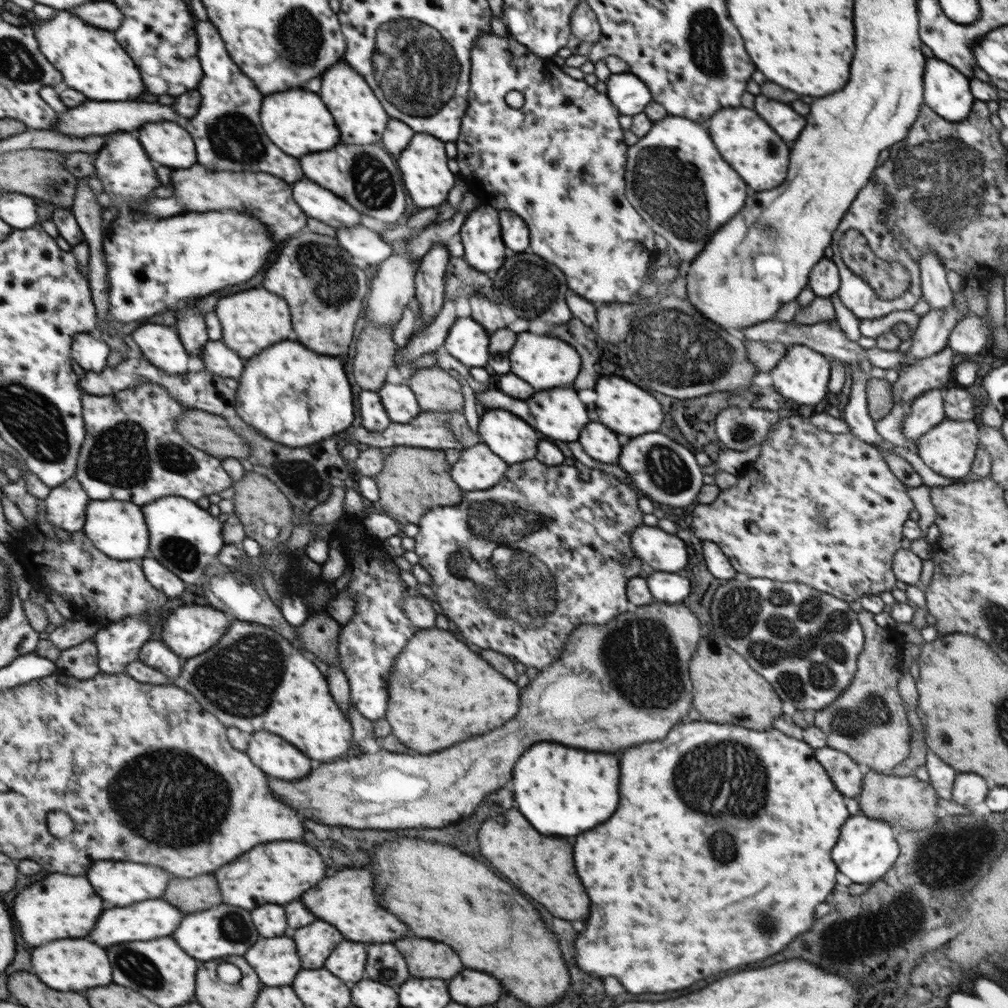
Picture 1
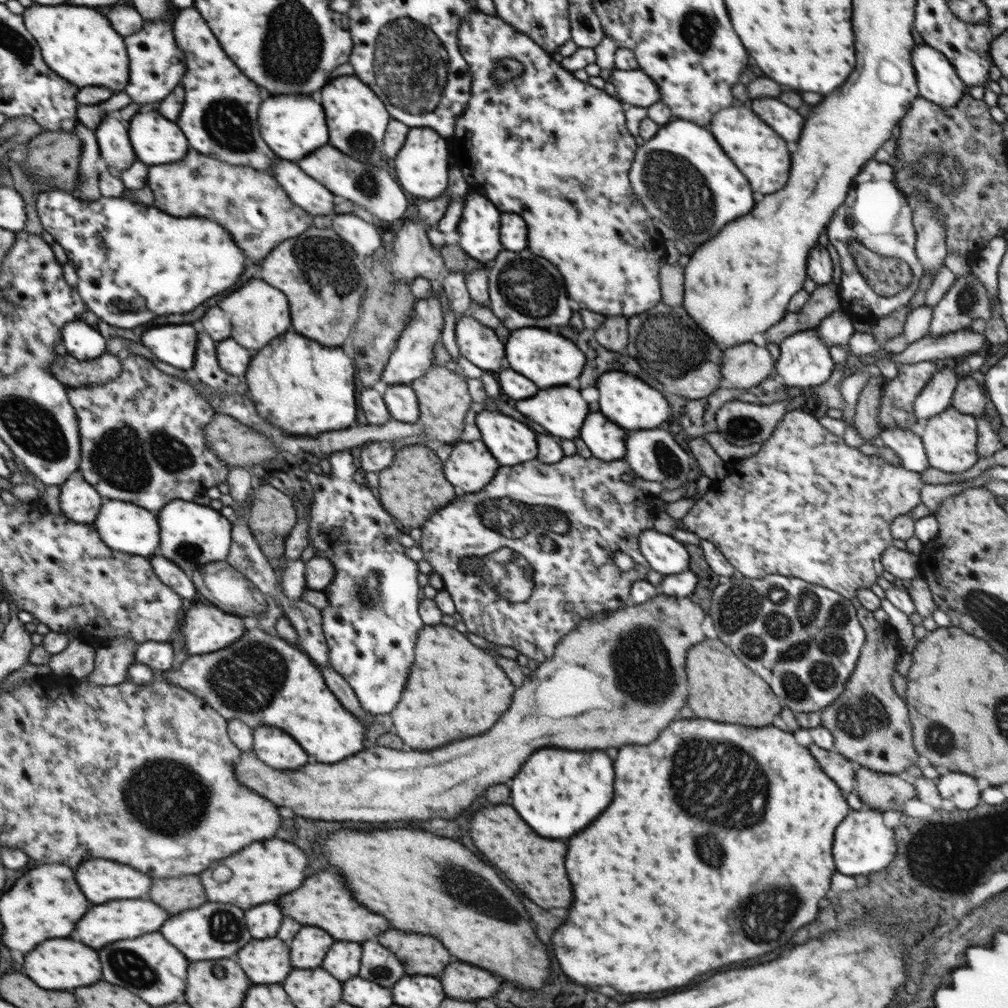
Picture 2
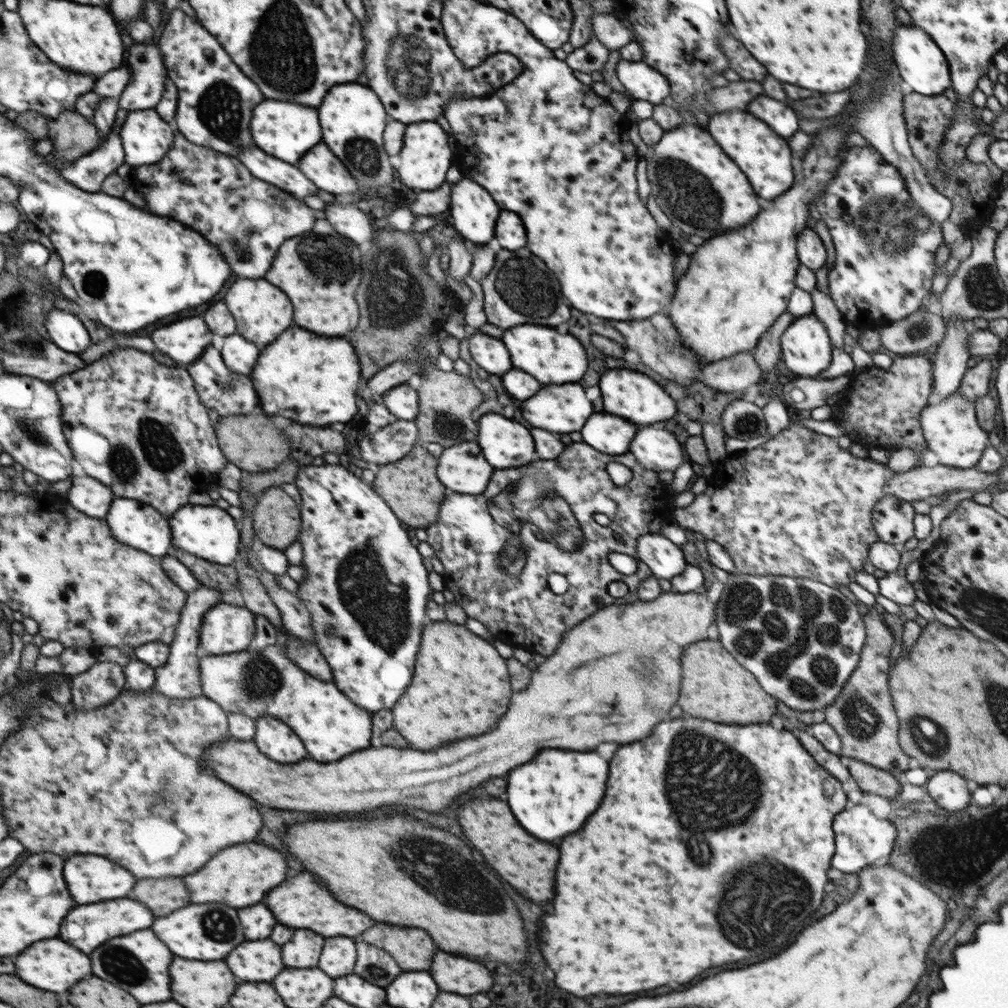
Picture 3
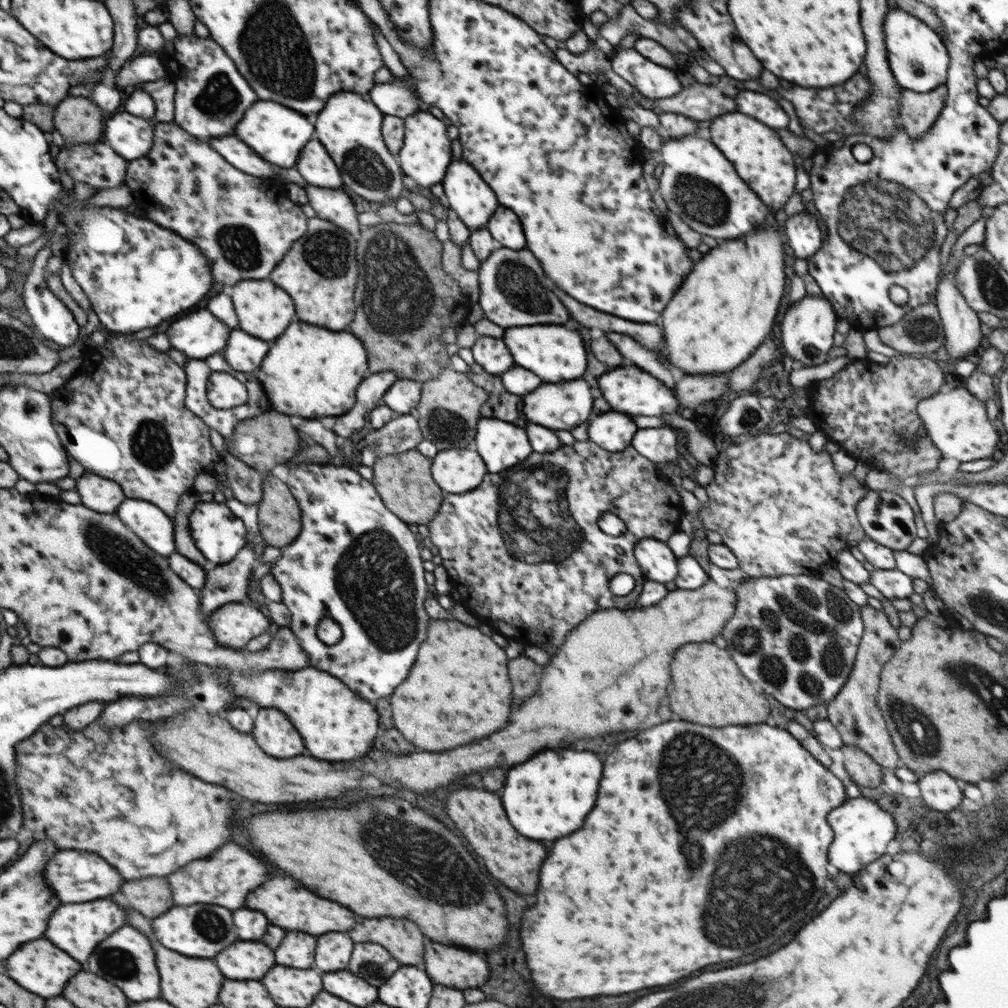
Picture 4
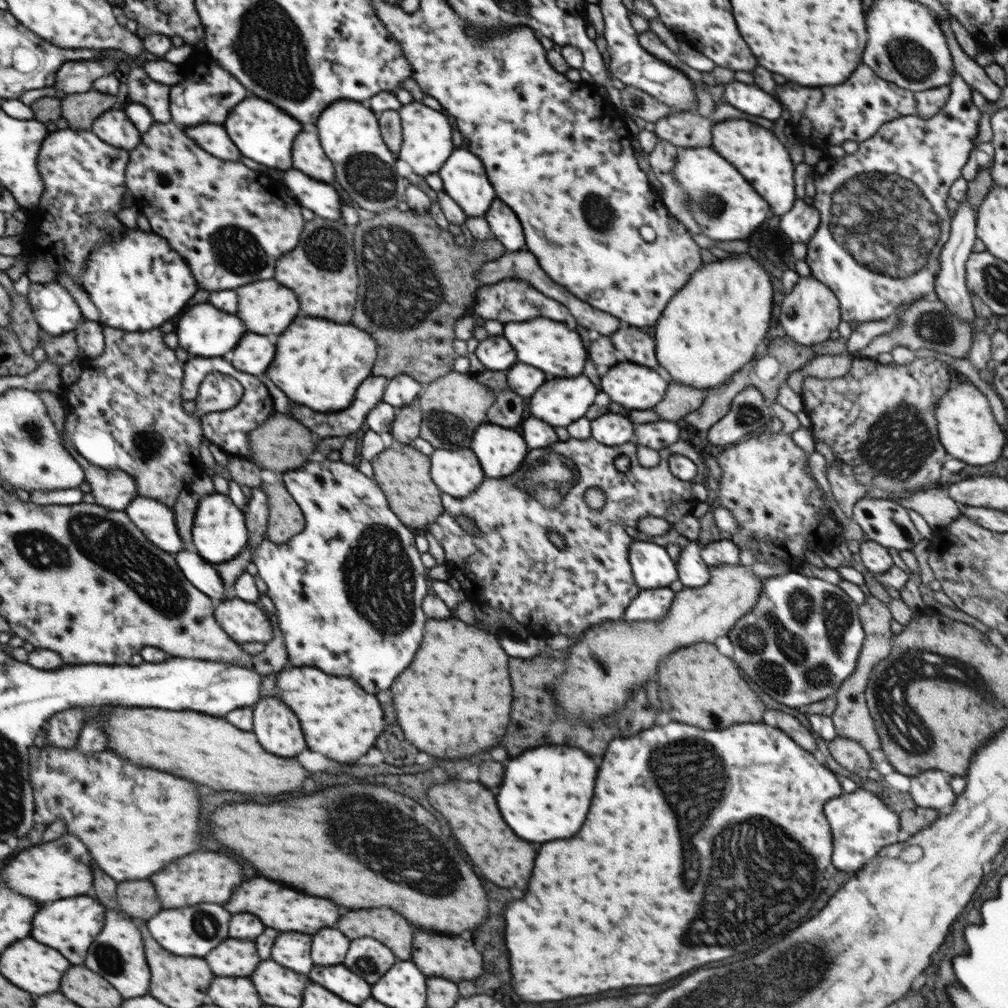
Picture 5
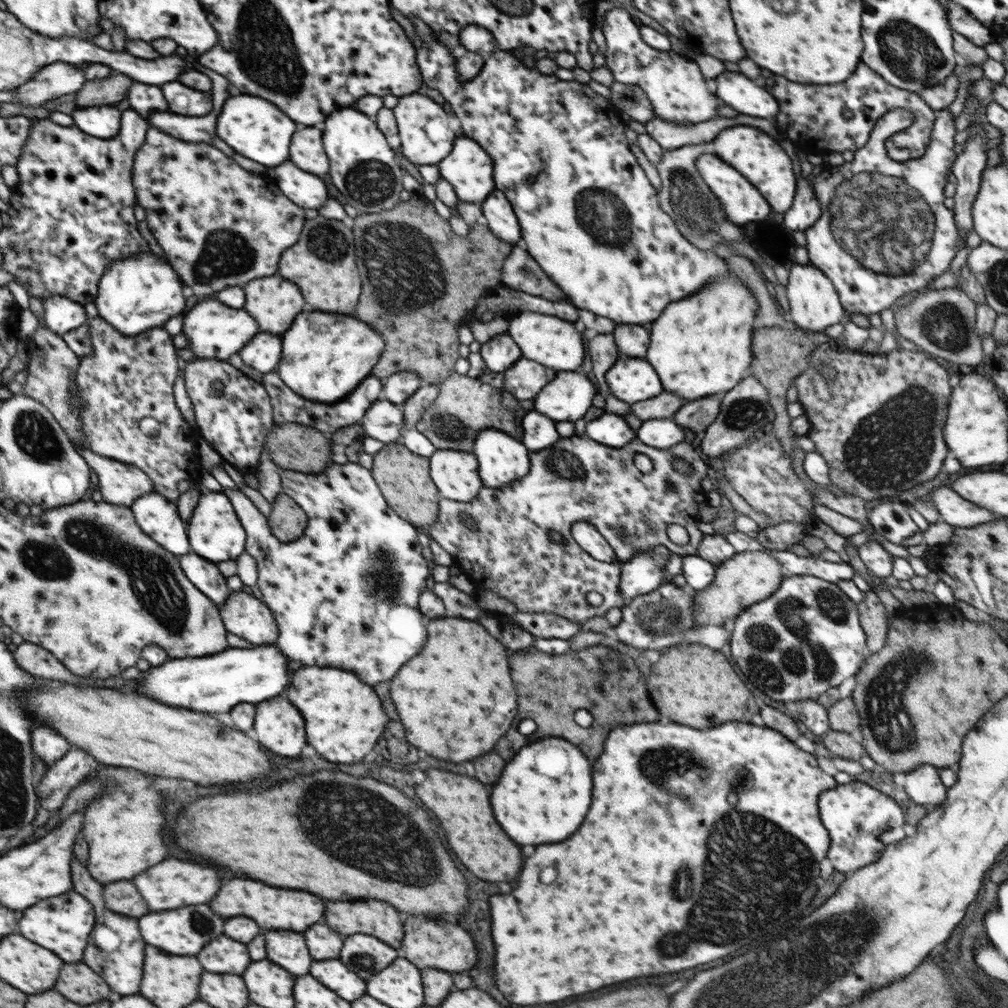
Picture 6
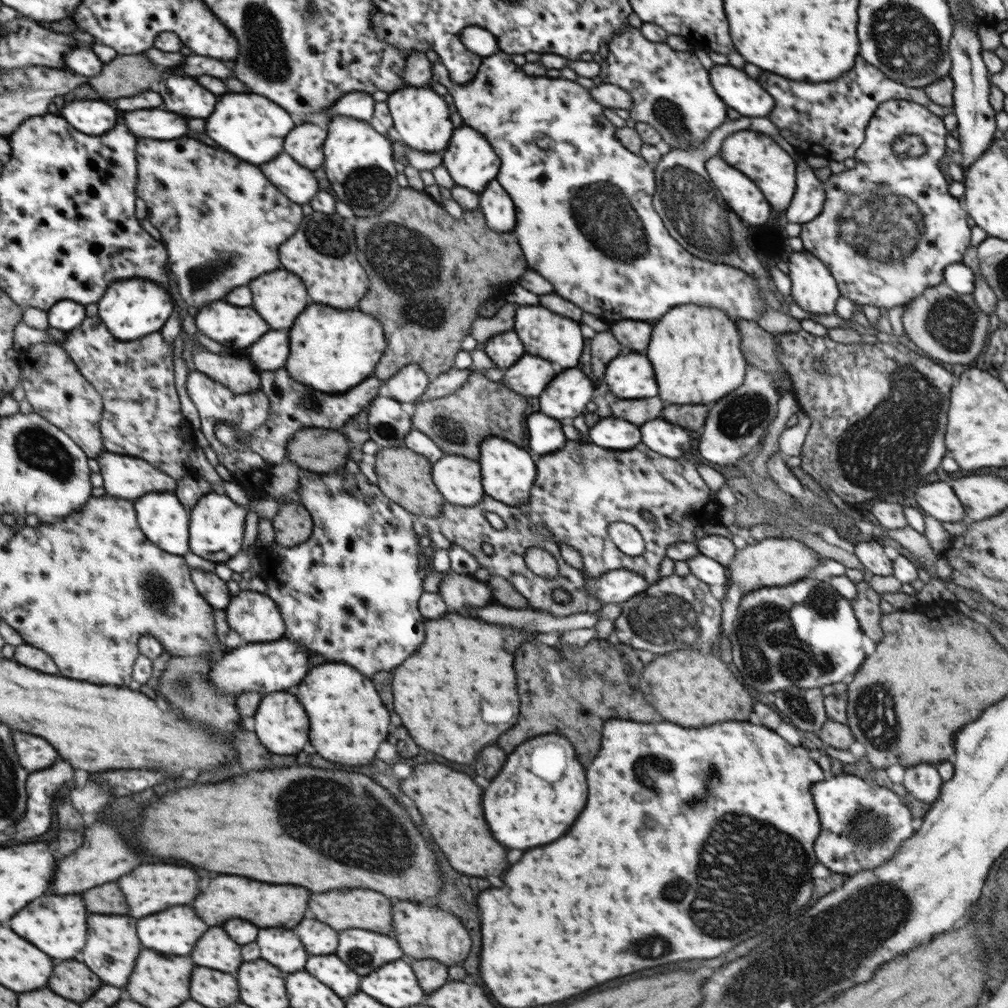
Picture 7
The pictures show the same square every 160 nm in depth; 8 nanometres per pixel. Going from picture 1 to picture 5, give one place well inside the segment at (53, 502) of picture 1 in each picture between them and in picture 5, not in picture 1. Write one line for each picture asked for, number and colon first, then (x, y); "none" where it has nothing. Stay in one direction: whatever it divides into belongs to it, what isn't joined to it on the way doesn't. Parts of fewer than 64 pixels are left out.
2: (80, 501)
3: (88, 495)
4: (102, 495)
5: (115, 489)

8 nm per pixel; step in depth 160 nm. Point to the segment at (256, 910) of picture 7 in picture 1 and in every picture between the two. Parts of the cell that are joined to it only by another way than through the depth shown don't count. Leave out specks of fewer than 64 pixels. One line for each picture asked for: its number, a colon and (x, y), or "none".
1: (346, 900)
2: (323, 900)
3: (303, 901)
4: (287, 903)
5: (284, 909)
6: (275, 908)

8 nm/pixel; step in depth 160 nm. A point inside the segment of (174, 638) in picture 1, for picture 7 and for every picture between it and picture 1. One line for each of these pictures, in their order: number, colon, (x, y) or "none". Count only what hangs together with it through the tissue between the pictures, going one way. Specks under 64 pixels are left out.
2: (205, 628)
3: (225, 628)
4: (235, 624)
5: (244, 622)
6: (244, 615)
7: (254, 616)

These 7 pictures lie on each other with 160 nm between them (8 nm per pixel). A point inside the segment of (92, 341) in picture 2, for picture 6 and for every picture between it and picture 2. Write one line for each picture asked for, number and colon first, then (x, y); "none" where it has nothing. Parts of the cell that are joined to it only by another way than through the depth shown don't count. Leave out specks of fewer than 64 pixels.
3: (67, 332)
4: (51, 317)
5: (57, 311)
6: (61, 315)

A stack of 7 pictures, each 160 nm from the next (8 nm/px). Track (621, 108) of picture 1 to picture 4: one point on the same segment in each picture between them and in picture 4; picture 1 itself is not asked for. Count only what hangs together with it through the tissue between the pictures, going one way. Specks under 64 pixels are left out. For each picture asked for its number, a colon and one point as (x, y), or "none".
2: (634, 87)
3: (643, 82)
4: (653, 80)

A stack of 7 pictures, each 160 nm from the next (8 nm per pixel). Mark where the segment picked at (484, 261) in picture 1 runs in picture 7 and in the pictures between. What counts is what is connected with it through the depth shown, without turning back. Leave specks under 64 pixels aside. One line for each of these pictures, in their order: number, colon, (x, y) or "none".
2: (479, 227)
3: (475, 212)
4: (474, 201)
5: (465, 180)
6: (468, 168)
7: (471, 161)

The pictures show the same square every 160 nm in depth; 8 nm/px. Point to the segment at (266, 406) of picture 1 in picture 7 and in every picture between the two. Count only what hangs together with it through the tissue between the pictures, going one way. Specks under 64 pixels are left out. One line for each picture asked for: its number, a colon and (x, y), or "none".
2: (298, 386)
3: (300, 376)
4: (310, 372)
5: (319, 364)
6: (325, 357)
7: (332, 350)

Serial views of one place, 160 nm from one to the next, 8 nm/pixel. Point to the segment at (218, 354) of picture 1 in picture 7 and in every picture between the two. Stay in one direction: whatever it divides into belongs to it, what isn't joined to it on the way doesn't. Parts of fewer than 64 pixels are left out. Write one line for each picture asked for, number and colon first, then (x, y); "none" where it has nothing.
2: (233, 359)
3: (239, 355)
4: (245, 353)
5: (254, 355)
6: (263, 354)
7: (269, 355)

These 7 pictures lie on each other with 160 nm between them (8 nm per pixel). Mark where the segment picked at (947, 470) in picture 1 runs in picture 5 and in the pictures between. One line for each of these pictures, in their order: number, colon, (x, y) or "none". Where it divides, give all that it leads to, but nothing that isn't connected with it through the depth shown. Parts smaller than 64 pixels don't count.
2: (950, 438)
3: (951, 429)
4: (957, 423)
5: (967, 428)

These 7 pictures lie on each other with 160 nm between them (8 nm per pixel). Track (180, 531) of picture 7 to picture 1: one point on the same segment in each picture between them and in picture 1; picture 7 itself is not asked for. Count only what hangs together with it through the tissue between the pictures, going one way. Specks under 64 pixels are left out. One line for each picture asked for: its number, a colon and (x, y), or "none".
1: (118, 528)
2: (125, 527)
3: (134, 522)
4: (149, 522)
5: (158, 523)
6: (158, 517)

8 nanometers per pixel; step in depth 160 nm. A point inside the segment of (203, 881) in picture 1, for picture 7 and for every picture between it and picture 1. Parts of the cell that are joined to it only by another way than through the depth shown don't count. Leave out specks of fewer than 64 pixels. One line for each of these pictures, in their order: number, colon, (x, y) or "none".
2: (175, 894)
3: (162, 896)
4: (151, 897)
5: (138, 898)
6: (124, 897)
7: (109, 899)

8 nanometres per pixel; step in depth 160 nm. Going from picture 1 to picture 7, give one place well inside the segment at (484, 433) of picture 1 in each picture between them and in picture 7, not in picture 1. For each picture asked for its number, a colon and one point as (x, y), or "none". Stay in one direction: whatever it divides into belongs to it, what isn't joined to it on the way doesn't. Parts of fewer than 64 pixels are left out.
2: (511, 442)
3: (505, 444)
4: (501, 445)
5: (500, 451)
6: (502, 459)
7: (508, 471)

